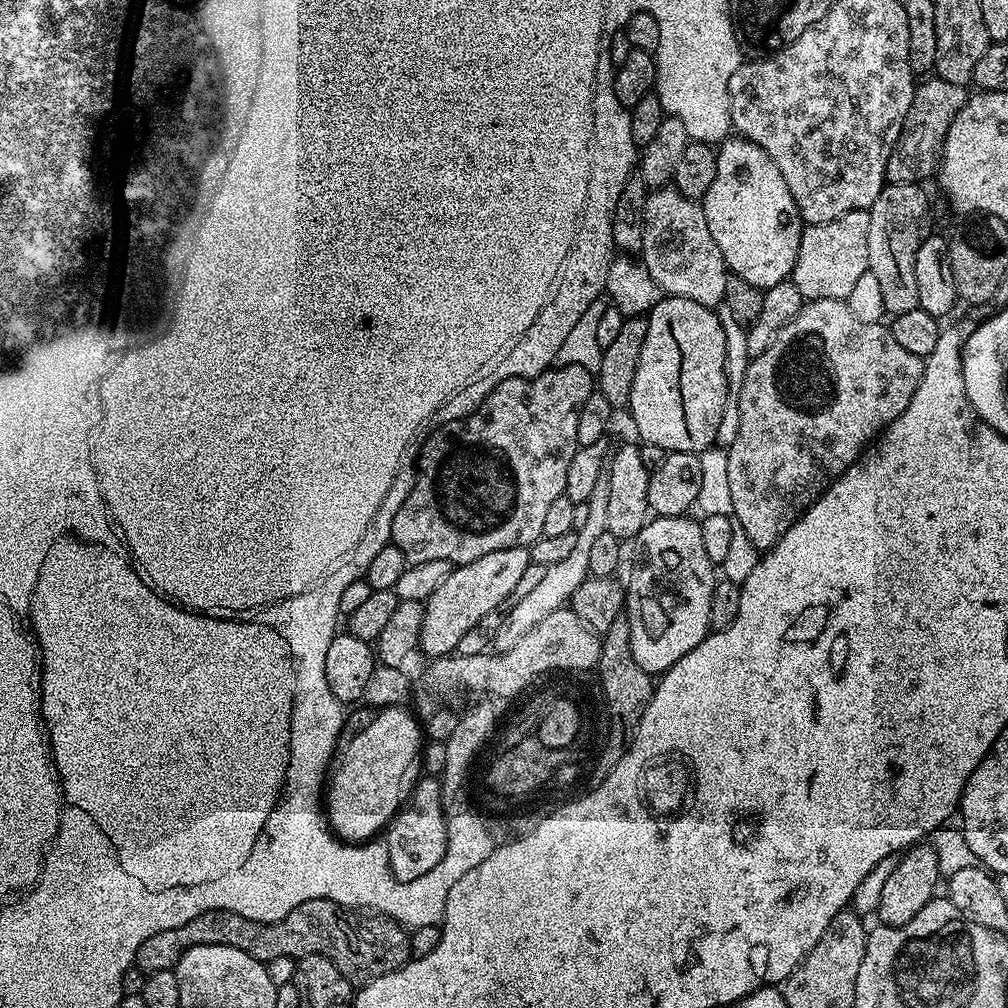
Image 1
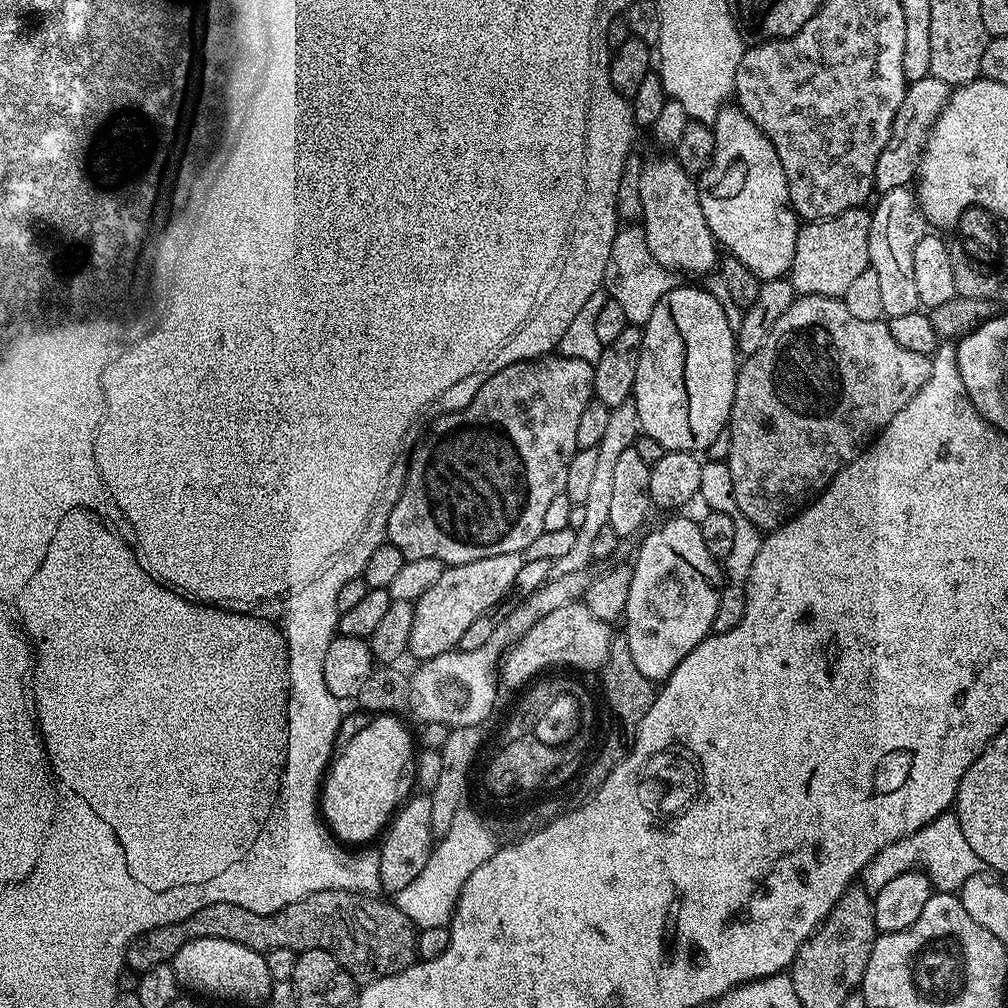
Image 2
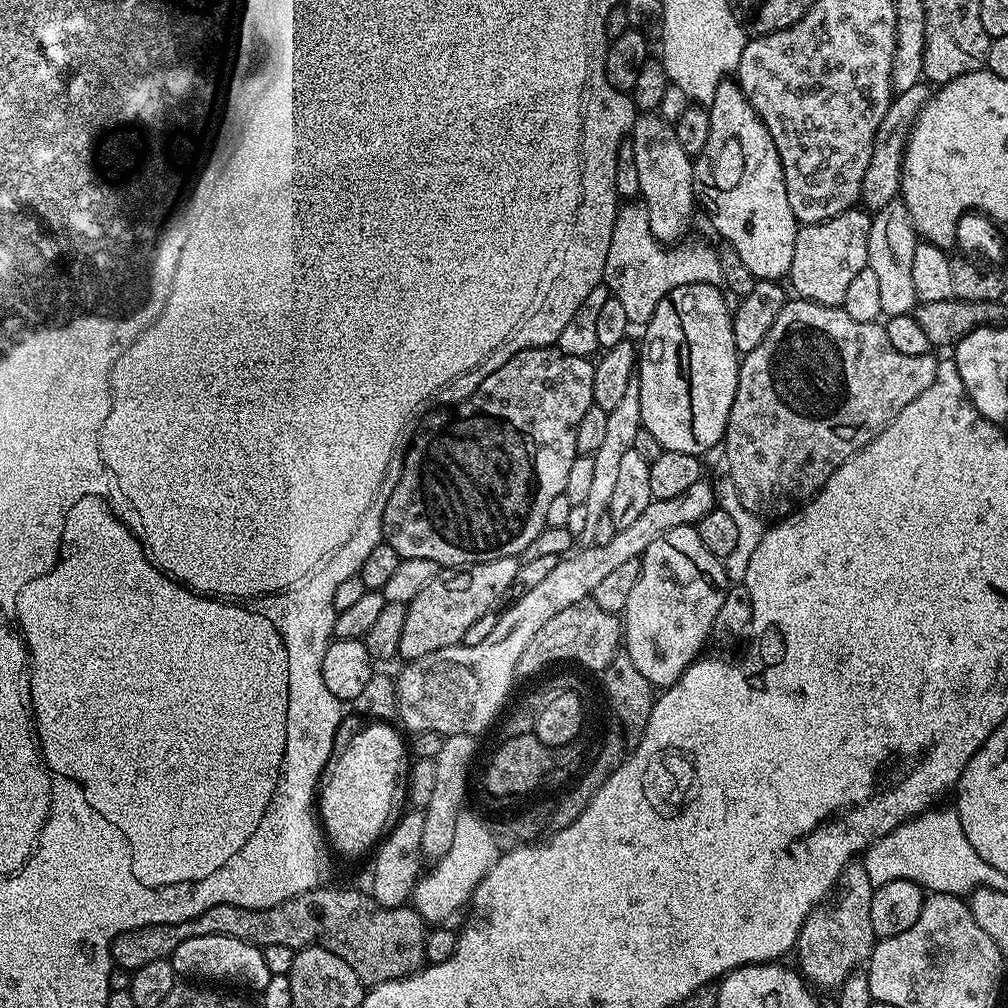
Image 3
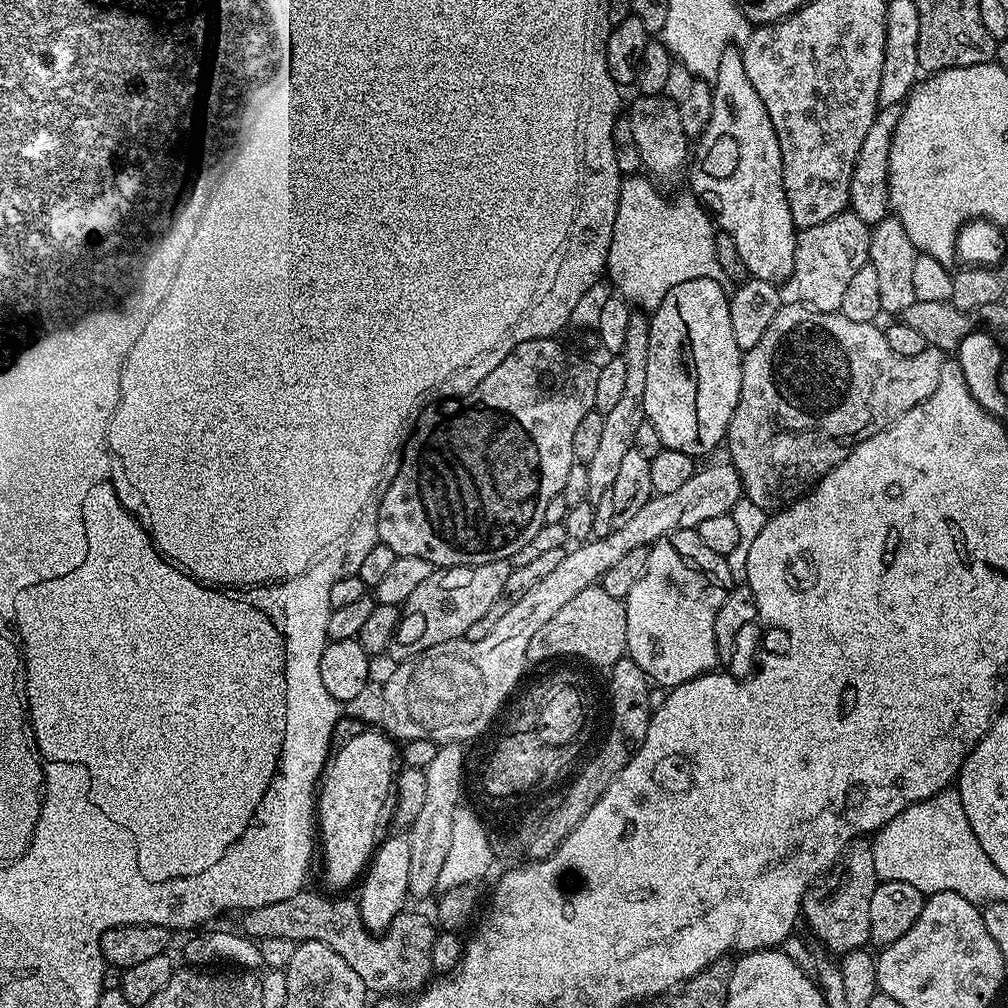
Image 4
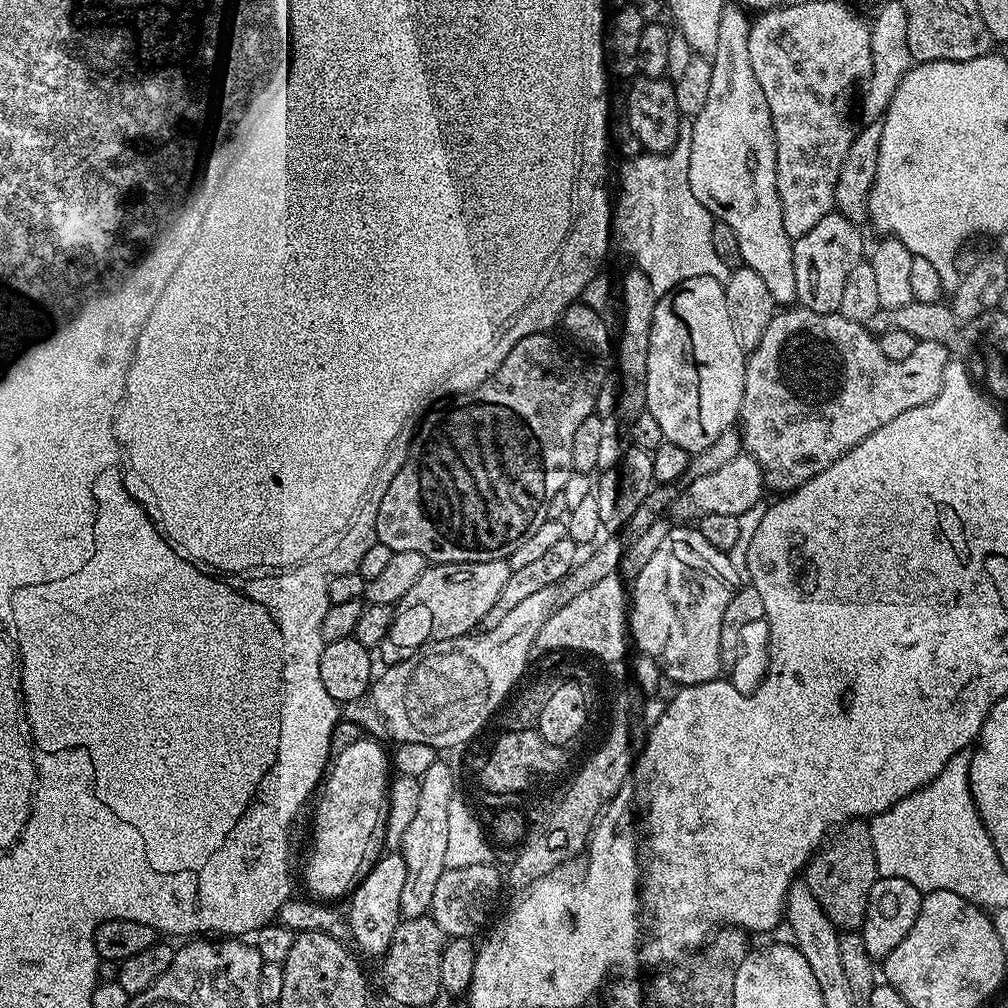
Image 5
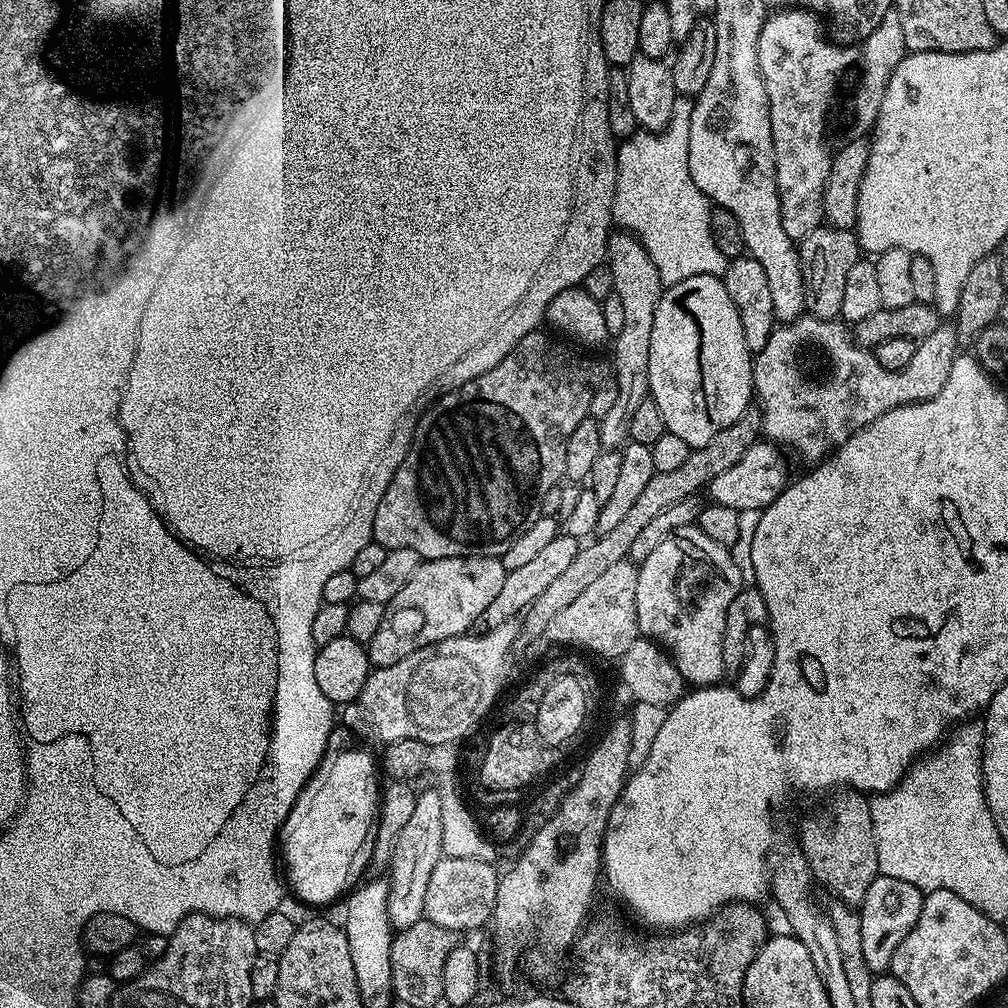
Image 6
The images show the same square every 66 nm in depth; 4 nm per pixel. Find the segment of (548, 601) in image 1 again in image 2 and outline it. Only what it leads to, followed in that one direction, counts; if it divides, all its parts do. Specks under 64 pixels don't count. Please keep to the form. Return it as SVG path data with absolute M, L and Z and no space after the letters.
M629 402L612 409L610 414L610 422L602 438L602 442L596 447L598 450L598 463L594 477L591 483L590 494L584 503L586 510L586 519L582 521L582 526L576 529L576 541L574 547L564 555L554 561L554 568L561 576L569 576L575 572L583 573L587 564L593 563L592 547L594 546L594 538L598 538L602 526L608 524L610 518L610 501L612 500L614 466L618 463L618 458L622 458L622 454L626 454L626 450L633 447L638 435L638 421L636 419L635 403Z

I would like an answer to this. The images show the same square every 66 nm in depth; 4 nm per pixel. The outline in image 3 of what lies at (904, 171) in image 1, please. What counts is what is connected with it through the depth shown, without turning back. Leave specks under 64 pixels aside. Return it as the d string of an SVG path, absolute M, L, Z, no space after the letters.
M924 82L911 86L910 90L896 92L893 95L886 118L882 118L882 126L878 126L876 131L870 166L866 166L866 174L862 178L860 199L869 213L875 214L879 208L900 196L900 179L904 173L904 147L908 144L908 135L912 132L912 125L916 123L917 116L927 104L929 95L929 85Z

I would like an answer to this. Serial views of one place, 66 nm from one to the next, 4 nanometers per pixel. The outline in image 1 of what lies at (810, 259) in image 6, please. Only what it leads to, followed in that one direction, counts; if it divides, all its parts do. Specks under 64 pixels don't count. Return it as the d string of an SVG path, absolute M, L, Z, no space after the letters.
M867 211L847 212L830 222L807 225L801 231L798 242L798 258L794 262L791 280L802 293L805 301L843 300L847 301L850 290L869 272L870 218Z

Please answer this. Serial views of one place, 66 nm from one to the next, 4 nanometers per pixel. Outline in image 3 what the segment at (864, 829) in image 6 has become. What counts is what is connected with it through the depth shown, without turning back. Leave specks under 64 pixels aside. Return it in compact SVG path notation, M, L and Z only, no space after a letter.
M863 863L847 864L836 880L827 900L818 905L806 918L796 936L794 949L798 971L813 989L838 990L851 972L857 971L872 955L878 937L870 923L870 902L874 885L866 874Z

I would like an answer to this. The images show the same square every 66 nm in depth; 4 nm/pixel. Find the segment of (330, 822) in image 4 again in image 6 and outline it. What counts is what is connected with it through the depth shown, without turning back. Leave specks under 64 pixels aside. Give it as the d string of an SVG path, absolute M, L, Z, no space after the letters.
M352 747L346 750L346 754L327 754L323 762L312 773L312 777L306 781L301 787L298 798L294 802L294 806L290 810L290 814L285 818L282 827L278 832L278 848L284 851L284 864L288 867L288 872L292 875L292 888L296 891L296 896L300 900L305 900L308 904L328 904L331 900L336 900L345 895L349 891L350 885L353 883L352 871L356 868L356 859L360 856L360 851L365 851L366 845L370 840L370 833L374 828L374 821L378 816L378 805L382 795L381 781L376 781L376 772L378 776L378 760L371 756L368 752L359 752L359 747Z

